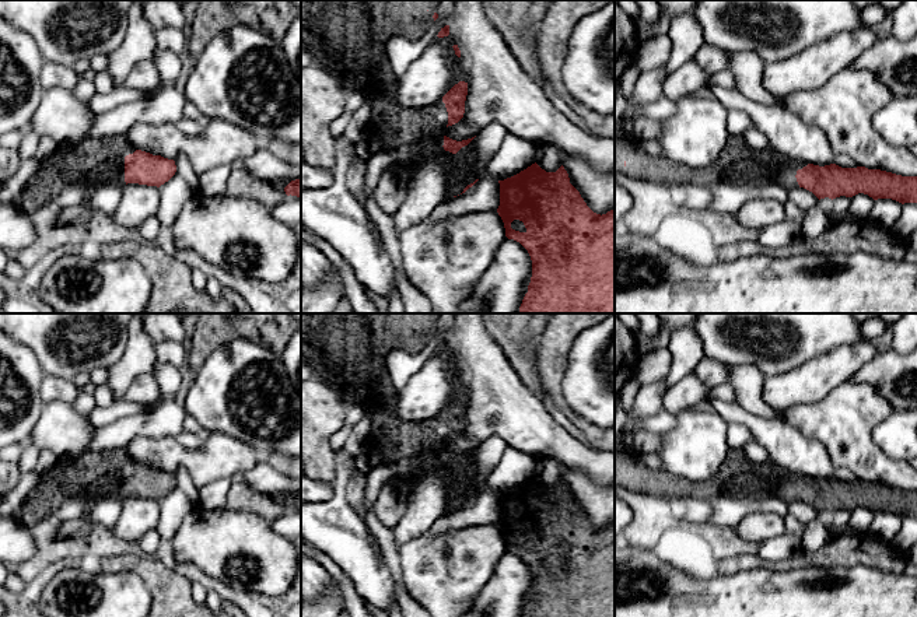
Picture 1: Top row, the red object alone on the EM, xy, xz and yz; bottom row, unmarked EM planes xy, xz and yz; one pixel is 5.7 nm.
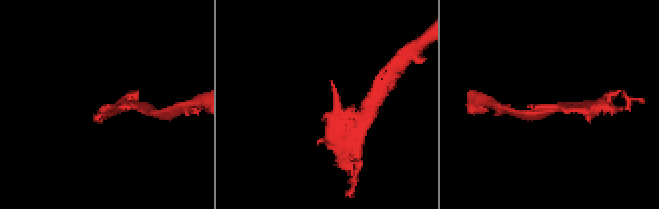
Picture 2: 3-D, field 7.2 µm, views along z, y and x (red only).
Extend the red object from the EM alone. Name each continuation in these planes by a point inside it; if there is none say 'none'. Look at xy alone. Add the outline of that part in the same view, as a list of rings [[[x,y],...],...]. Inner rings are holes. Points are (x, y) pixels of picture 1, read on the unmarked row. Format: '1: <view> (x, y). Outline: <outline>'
1: xy (100, 474). Outline: [[[125,449],[87,452],[77,459],[62,459],[43,474],[34,490],[34,499],[42,508],[59,505],[62,499],[81,492],[92,498],[118,498],[125,495],[125,470],[136,462]]]

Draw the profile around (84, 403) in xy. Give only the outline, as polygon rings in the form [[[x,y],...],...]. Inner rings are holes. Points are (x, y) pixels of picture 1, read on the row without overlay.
[[[80,392],[73,402],[73,407],[81,417],[90,417],[95,407],[95,399],[91,393]]]

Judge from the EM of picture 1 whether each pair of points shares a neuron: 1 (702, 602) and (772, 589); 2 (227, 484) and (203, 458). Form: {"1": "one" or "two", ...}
{"1": "one", "2": "two"}

